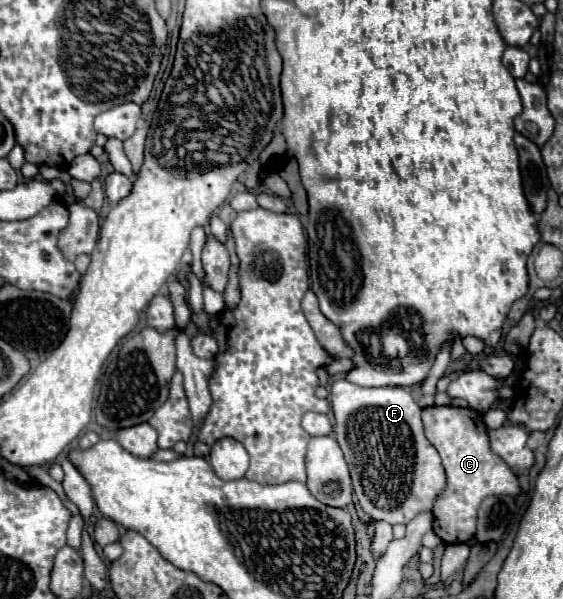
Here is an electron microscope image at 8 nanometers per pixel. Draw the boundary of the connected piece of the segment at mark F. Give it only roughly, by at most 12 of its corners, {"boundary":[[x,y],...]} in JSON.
{"boundary":[[334,381],[336,441],[370,519],[432,511],[446,473],[402,387]]}

